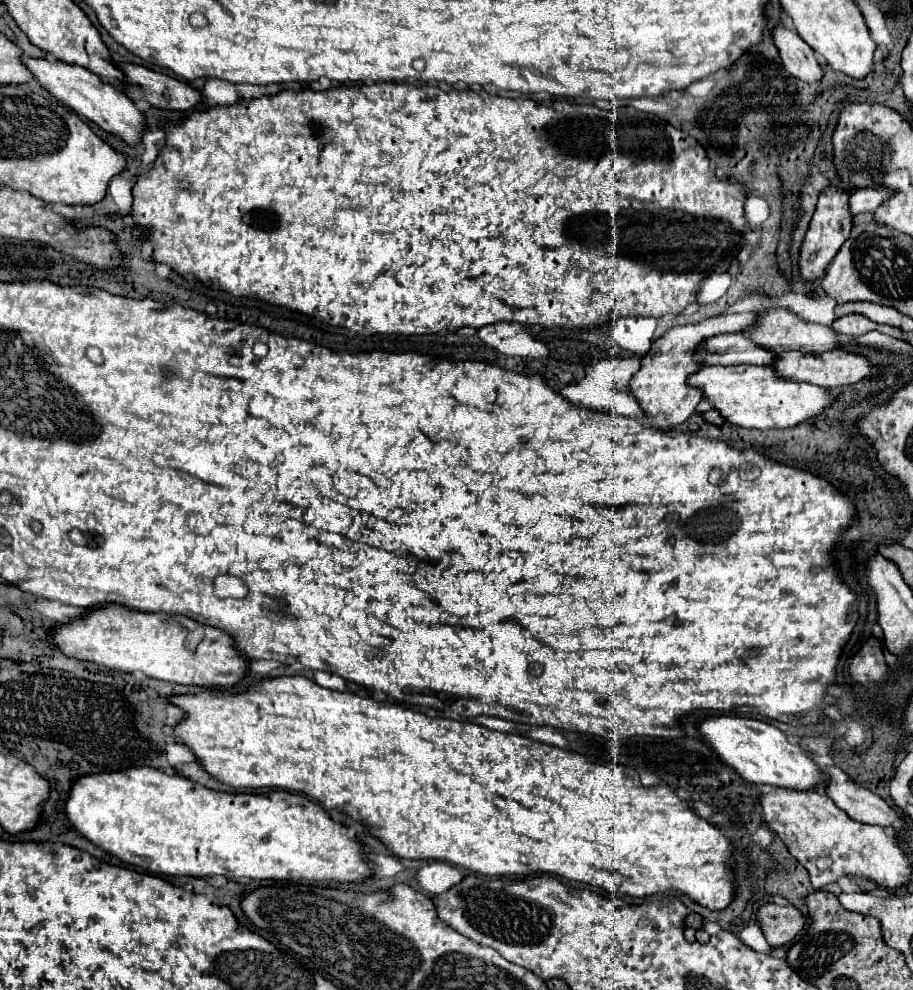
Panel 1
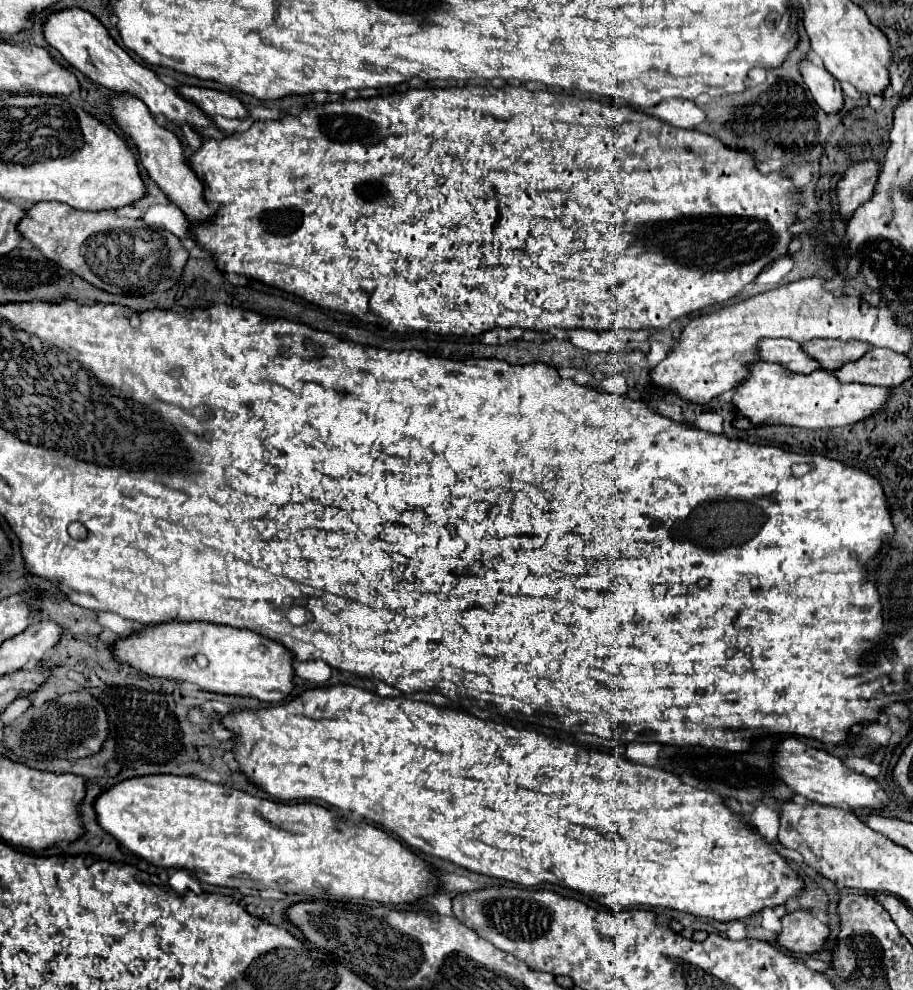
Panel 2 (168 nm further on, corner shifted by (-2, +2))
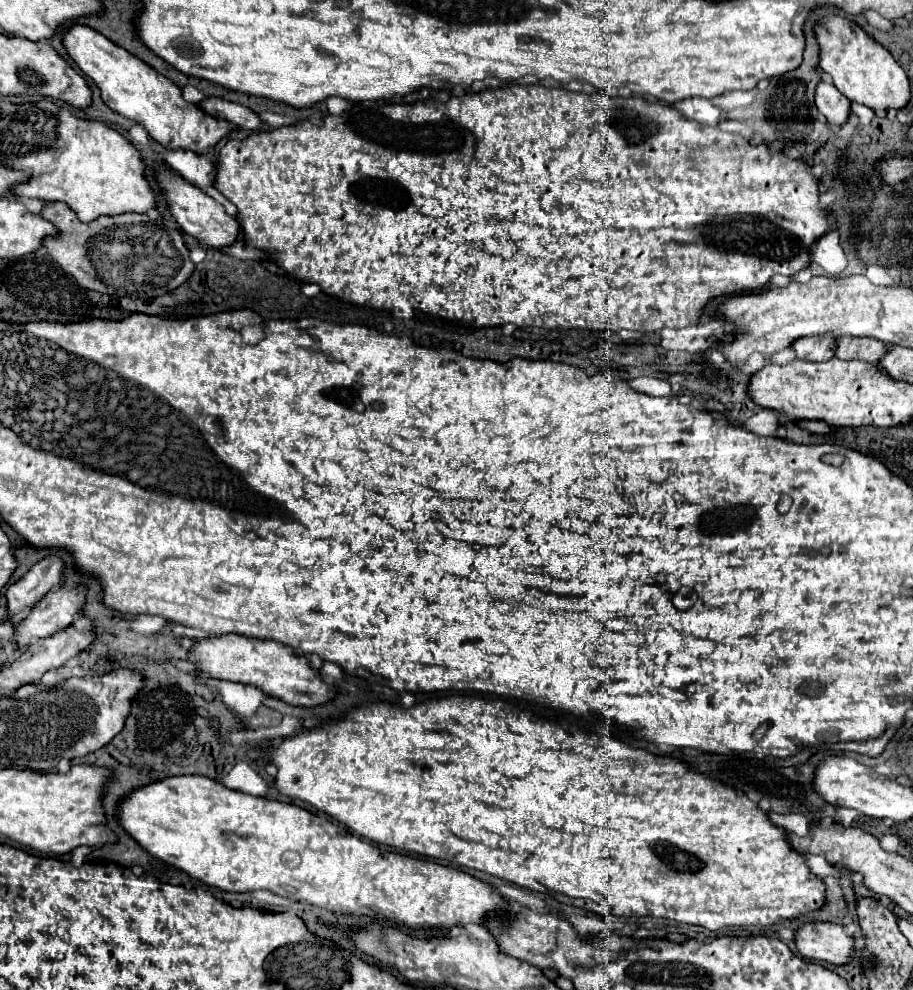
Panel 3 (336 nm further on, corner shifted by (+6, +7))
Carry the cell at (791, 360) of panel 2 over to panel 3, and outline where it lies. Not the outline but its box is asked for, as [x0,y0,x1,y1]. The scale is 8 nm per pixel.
[792,332,838,362]

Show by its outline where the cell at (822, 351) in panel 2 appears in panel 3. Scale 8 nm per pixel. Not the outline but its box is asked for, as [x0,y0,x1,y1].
[836,336,888,362]

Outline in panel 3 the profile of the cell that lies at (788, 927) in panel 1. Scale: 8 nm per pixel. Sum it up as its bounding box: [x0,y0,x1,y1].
[796,924,854,966]

